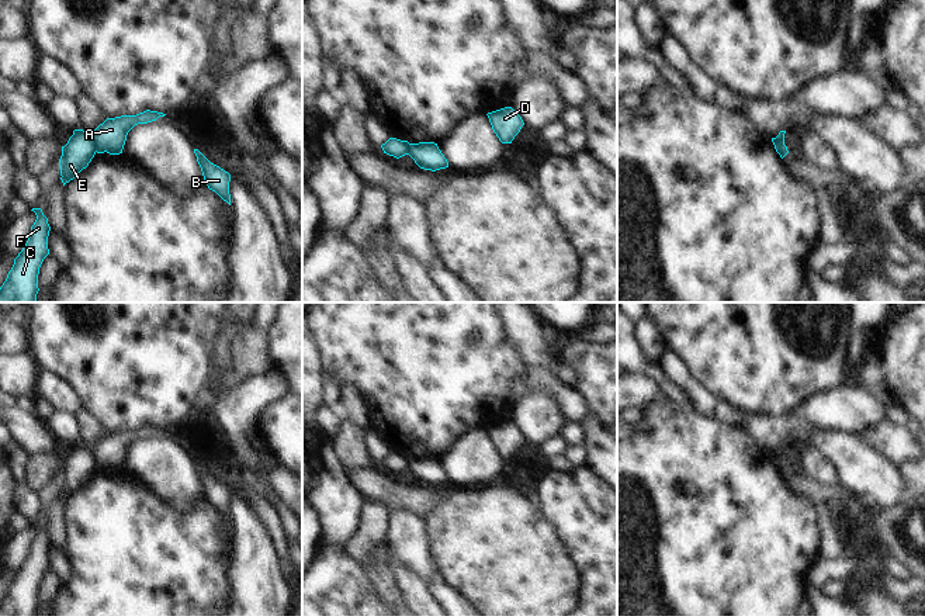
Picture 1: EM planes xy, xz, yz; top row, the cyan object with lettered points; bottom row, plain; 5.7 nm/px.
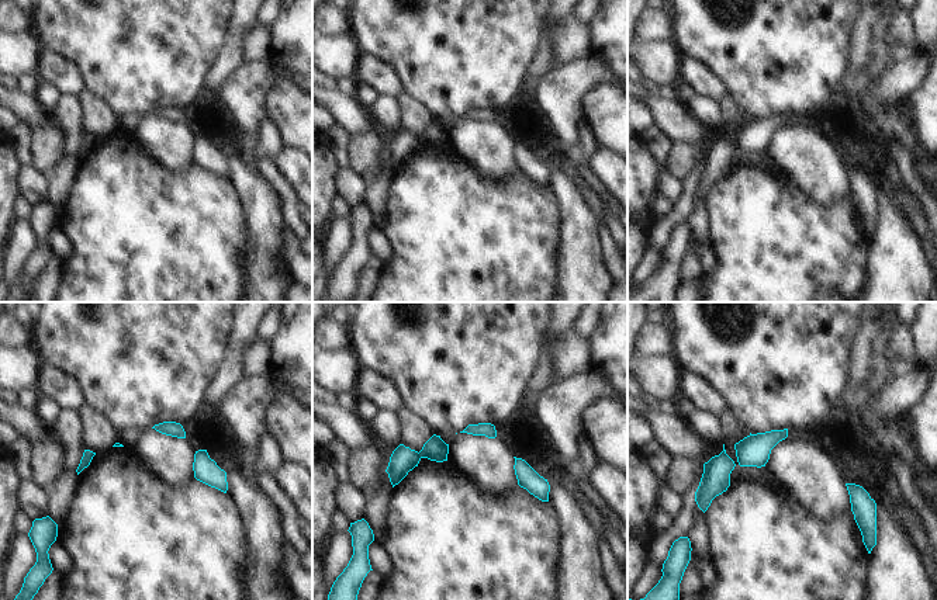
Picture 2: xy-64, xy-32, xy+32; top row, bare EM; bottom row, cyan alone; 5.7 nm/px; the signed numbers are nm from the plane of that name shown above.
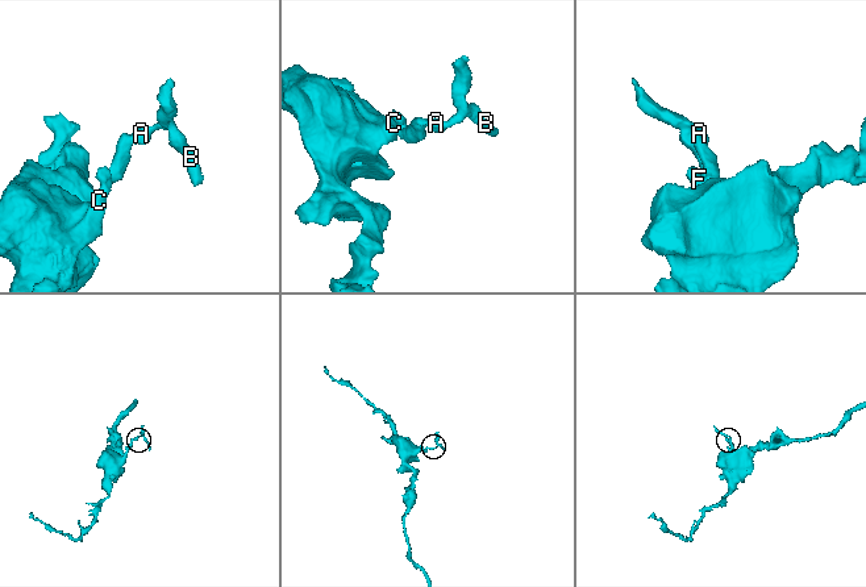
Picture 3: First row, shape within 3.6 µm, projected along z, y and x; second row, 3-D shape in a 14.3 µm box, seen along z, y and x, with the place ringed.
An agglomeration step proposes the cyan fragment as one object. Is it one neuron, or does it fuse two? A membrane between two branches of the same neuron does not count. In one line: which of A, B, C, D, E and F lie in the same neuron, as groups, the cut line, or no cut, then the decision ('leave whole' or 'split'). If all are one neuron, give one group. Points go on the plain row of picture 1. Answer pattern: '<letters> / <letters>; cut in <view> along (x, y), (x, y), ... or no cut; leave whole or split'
A B D / C E F; cut in xy along (92, 449), (96, 466); split

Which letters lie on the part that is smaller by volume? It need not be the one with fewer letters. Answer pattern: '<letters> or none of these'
A, B, D

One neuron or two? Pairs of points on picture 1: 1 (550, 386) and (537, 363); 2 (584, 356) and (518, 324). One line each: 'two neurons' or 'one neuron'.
1: one neuron
2: two neurons

